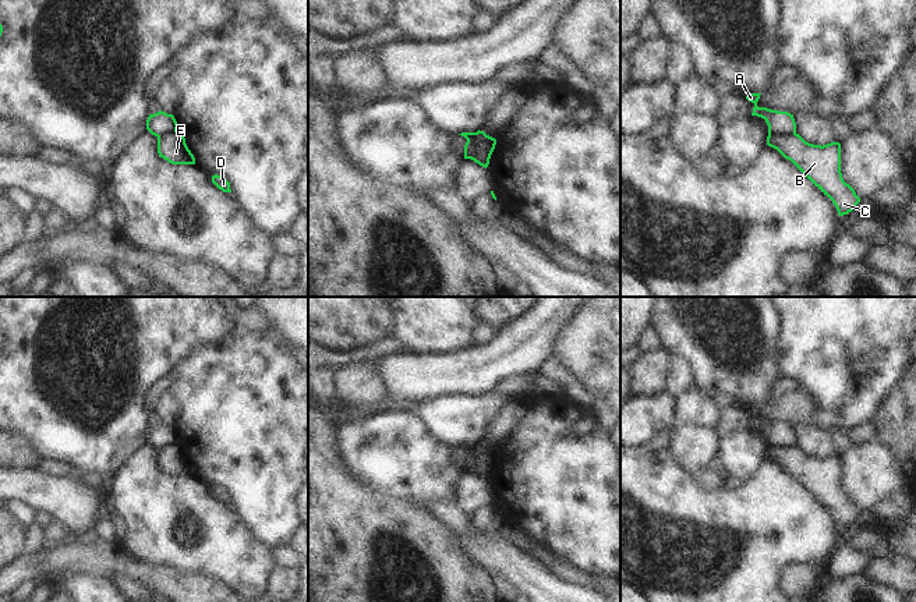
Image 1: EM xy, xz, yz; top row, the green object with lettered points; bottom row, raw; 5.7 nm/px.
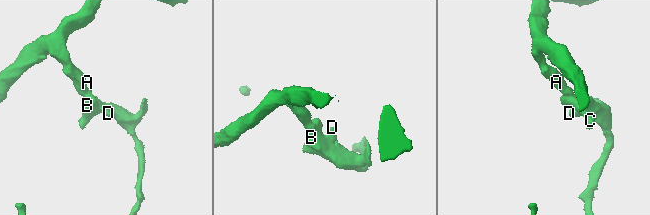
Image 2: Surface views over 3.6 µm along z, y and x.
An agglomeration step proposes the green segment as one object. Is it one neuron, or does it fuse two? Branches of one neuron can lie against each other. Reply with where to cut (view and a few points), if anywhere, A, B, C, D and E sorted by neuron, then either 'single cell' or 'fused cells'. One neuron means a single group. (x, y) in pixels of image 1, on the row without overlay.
yz (768, 445), (795, 446) | A / B C D E | fused cells

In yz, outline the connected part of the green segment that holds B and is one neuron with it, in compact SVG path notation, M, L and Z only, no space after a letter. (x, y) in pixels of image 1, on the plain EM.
M768 446L767 457L791 472L835 517L838 527L852 524L860 514L841 485L841 456L813 457L799 446Z

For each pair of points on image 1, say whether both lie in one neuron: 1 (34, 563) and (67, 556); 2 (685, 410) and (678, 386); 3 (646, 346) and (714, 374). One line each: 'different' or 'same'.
1: same
2: different
3: different

